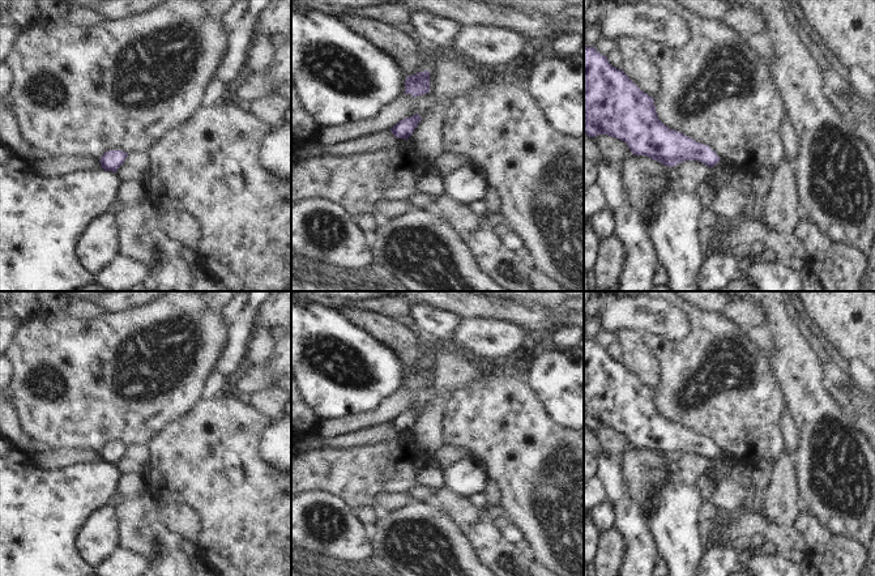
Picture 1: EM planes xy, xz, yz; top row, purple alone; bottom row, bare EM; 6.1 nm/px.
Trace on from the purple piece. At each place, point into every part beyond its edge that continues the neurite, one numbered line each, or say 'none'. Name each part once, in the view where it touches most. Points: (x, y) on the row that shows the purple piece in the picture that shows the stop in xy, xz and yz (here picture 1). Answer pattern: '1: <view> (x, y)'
none

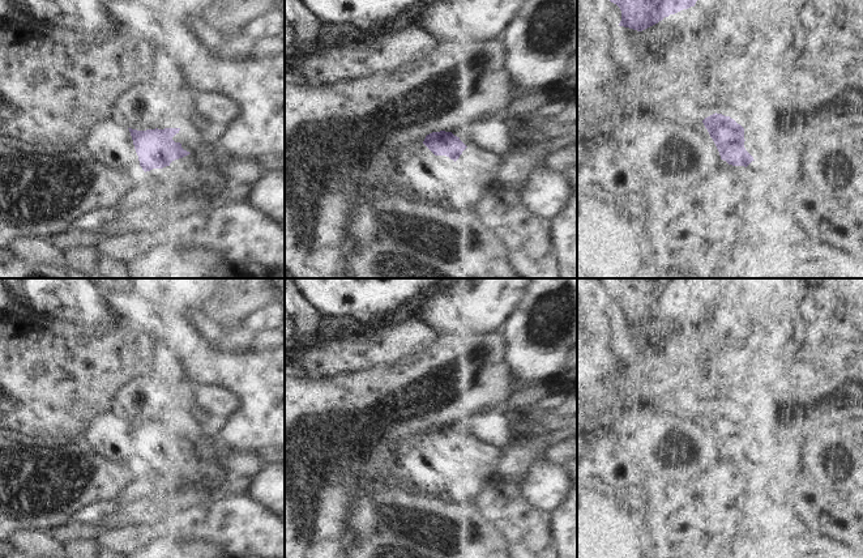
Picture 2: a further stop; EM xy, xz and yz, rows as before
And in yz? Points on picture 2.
1: yz (755, 167)

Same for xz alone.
1: xz (478, 164)

